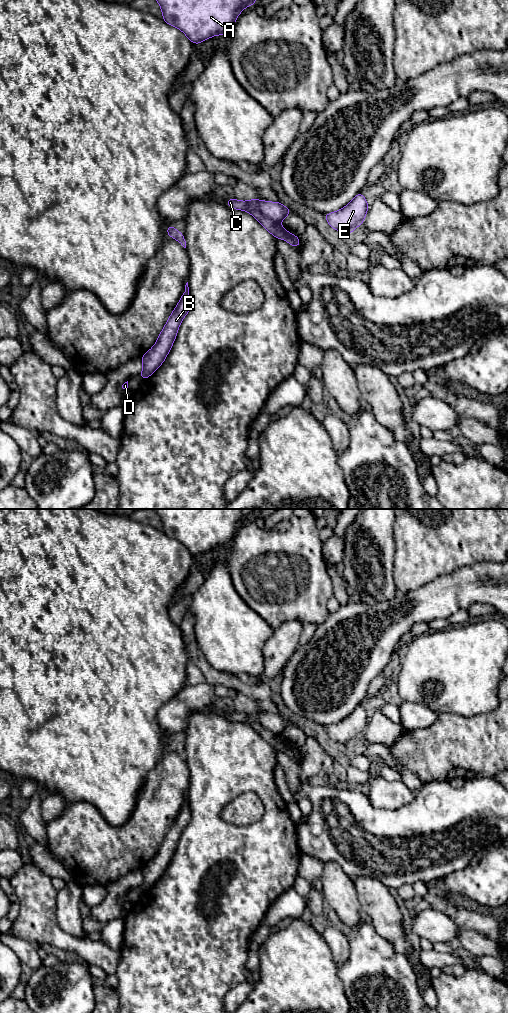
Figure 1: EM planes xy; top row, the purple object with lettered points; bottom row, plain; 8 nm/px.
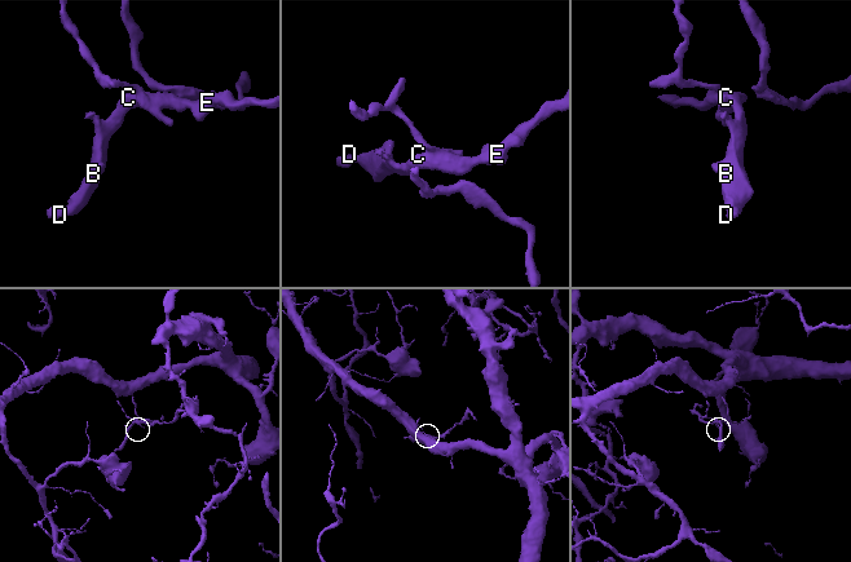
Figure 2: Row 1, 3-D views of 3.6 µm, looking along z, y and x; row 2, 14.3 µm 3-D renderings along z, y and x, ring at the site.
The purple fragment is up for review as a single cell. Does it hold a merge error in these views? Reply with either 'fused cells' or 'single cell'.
fused cells

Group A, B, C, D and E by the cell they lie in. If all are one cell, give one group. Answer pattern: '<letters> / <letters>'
A / B C D E

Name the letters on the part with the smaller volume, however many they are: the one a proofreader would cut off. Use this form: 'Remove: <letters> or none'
Remove: B, C, D, E

